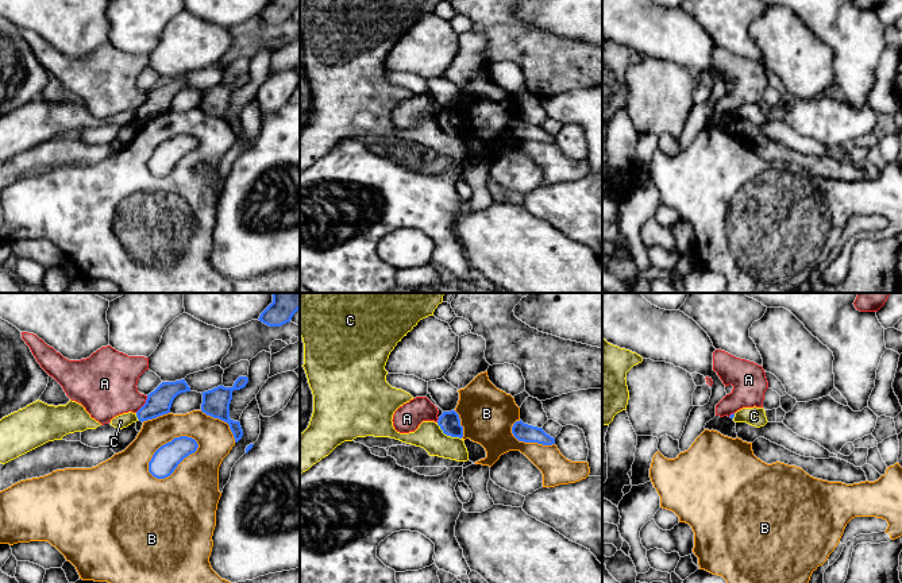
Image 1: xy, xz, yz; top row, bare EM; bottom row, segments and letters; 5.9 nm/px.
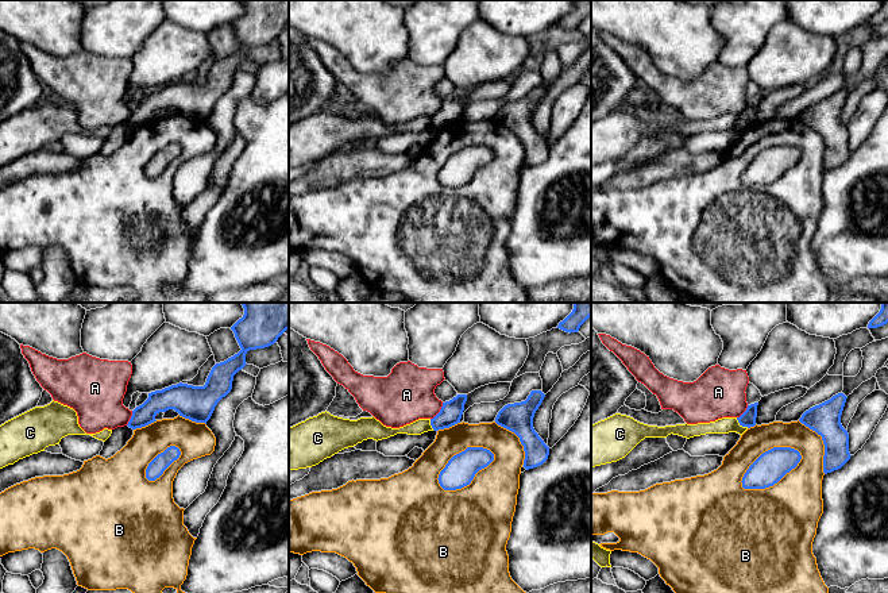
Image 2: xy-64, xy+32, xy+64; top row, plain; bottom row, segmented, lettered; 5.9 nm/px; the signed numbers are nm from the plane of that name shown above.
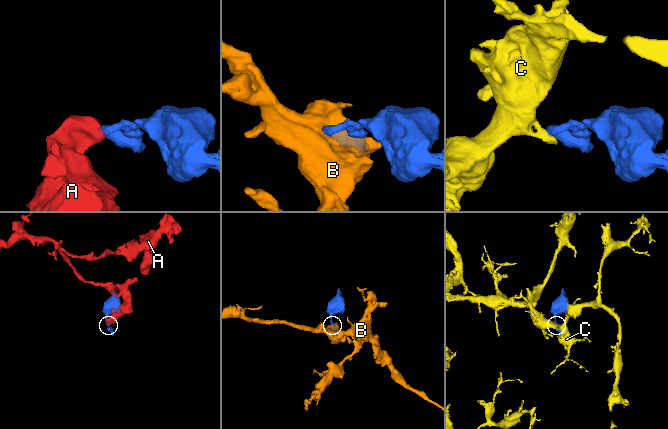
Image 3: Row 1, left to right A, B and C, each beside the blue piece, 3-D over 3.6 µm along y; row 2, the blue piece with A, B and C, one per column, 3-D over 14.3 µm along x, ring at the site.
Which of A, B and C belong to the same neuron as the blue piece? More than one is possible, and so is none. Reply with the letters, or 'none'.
none

